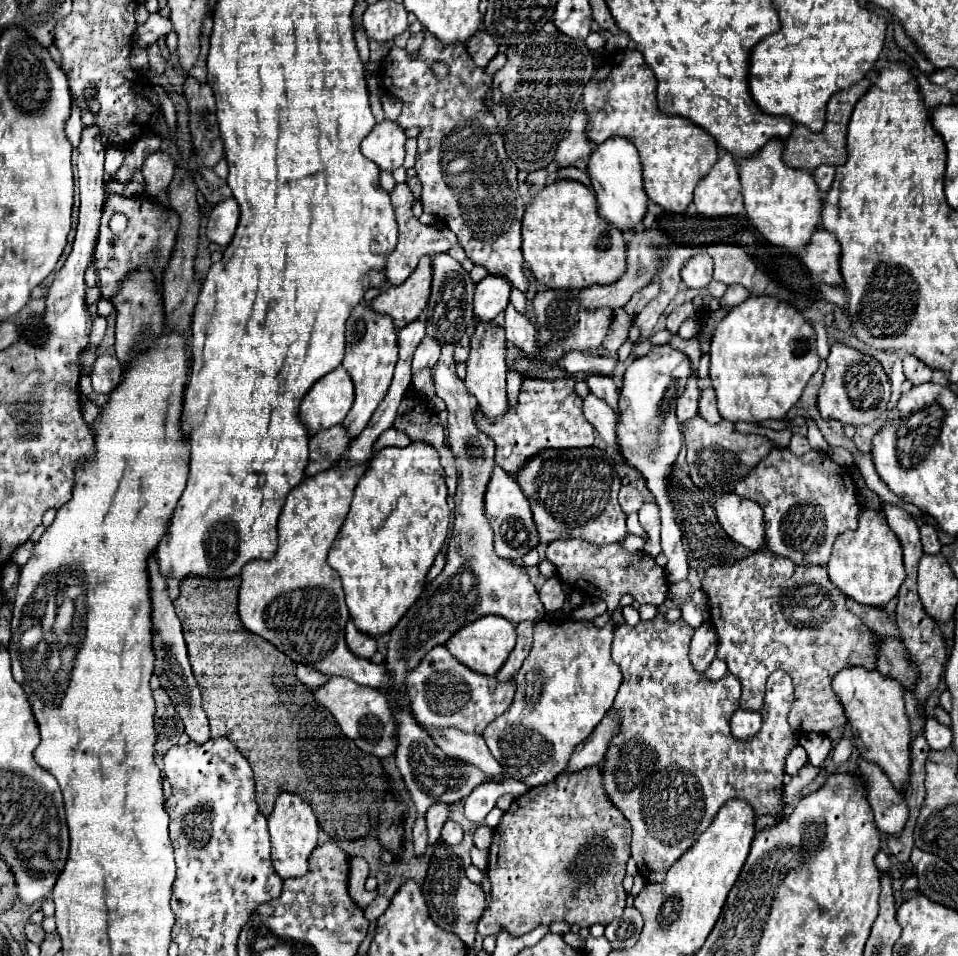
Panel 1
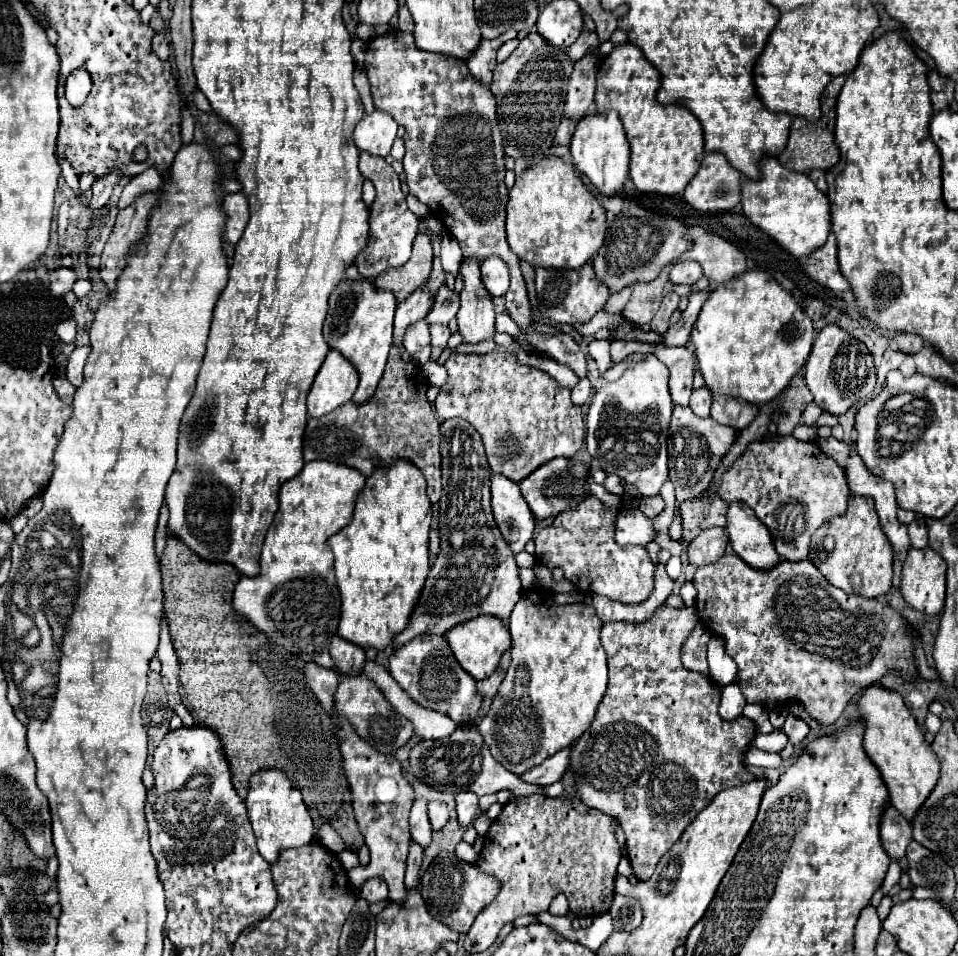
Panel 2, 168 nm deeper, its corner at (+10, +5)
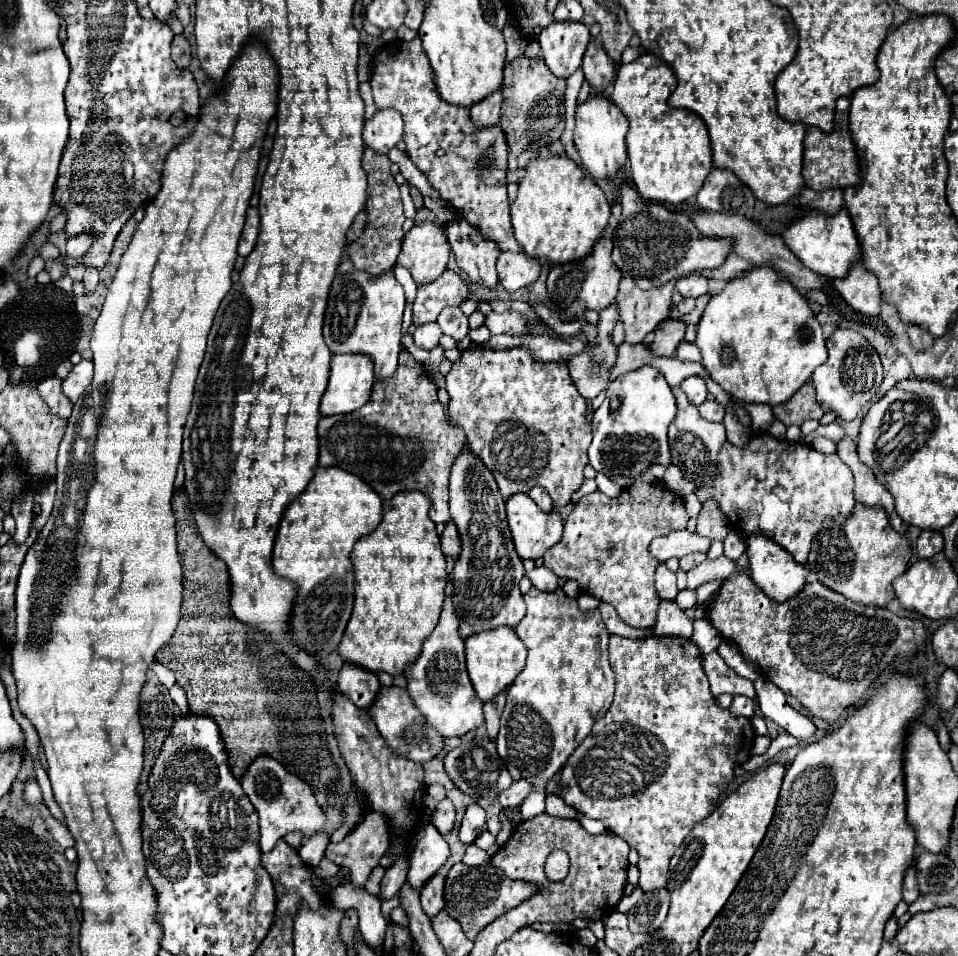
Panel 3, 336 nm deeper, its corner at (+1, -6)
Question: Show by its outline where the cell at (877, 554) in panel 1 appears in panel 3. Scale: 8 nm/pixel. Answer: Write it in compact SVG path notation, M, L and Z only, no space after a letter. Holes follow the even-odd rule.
M856 502L852 516L844 524L840 524L840 518L822 522L818 536L812 540L806 566L826 588L838 594L866 606L886 606L894 600L892 580L908 568L910 556L910 542L890 526L886 510Z

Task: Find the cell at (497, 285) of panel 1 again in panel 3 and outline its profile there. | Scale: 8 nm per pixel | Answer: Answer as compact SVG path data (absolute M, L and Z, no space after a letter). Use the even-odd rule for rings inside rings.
M502 252L498 258L498 276L508 292L524 288L538 280L542 264L526 252Z

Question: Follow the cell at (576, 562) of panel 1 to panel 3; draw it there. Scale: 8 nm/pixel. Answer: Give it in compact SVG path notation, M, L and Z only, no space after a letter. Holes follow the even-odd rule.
M664 482L632 484L622 488L616 498L596 490L576 502L566 518L562 540L544 554L544 566L558 578L578 580L582 592L612 604L626 624L650 628L656 624L660 606L654 584L654 572L660 560L650 554L650 542L674 530L684 530L686 522L684 498L666 488Z

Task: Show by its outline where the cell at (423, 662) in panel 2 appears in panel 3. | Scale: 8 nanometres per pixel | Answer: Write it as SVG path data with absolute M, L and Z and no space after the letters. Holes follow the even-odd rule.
M448 574L446 578L446 598L440 614L440 622L436 624L434 632L426 638L424 650L418 656L418 660L406 668L404 676L408 680L408 692L422 712L426 716L428 724L434 724L442 736L464 736L470 730L476 730L484 722L482 706L484 702L478 700L468 672L466 672L466 654L464 654L464 638L458 632L460 616L456 614L456 606L452 602L452 590L454 590L454 578Z

